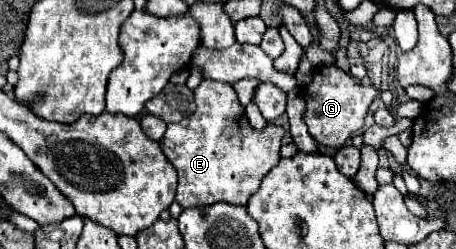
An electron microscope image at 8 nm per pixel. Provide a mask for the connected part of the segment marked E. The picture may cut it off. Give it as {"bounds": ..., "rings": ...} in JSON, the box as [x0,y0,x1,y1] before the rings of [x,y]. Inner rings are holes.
{"bounds":[160,79,284,209],"rings":[[[206,79],[202,81],[202,85],[198,85],[198,89],[194,89],[194,101],[196,101],[196,111],[192,115],[188,115],[186,119],[182,119],[180,123],[170,123],[164,137],[160,139],[160,147],[164,151],[164,155],[170,159],[170,163],[174,165],[174,169],[178,171],[178,191],[176,191],[176,201],[182,205],[182,209],[186,207],[206,207],[206,205],[212,205],[212,203],[220,203],[220,201],[226,201],[226,203],[232,203],[232,205],[246,205],[248,199],[258,191],[260,187],[260,181],[268,175],[268,171],[280,161],[280,145],[282,145],[282,137],[284,137],[284,129],[280,125],[272,125],[268,123],[262,131],[256,131],[250,123],[248,123],[248,117],[232,89],[232,85],[228,83],[222,83],[222,81],[214,81],[214,79]]]}

